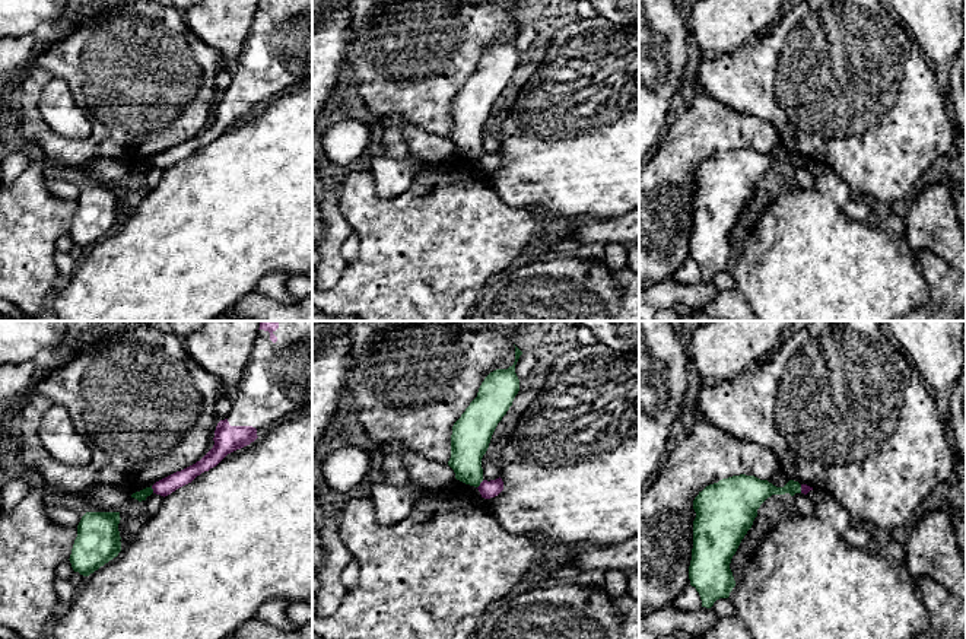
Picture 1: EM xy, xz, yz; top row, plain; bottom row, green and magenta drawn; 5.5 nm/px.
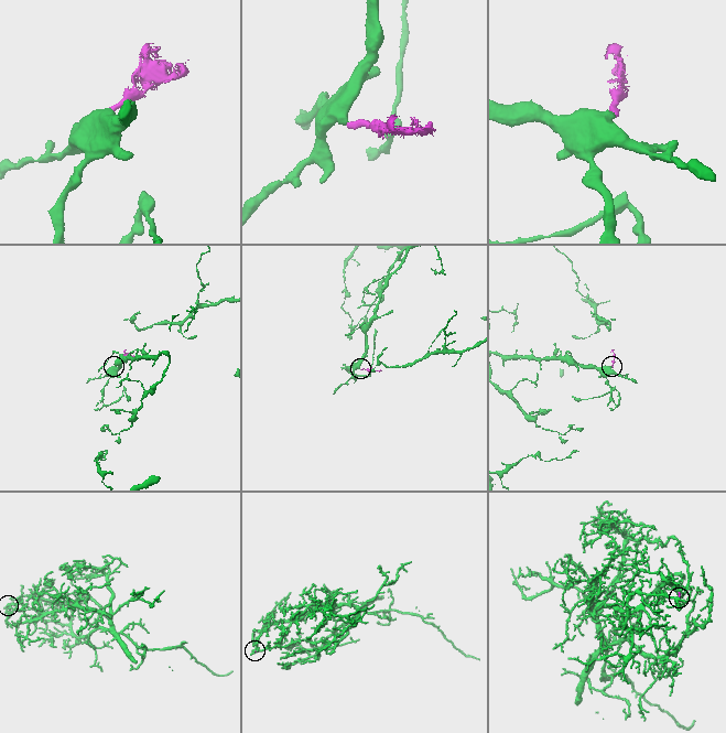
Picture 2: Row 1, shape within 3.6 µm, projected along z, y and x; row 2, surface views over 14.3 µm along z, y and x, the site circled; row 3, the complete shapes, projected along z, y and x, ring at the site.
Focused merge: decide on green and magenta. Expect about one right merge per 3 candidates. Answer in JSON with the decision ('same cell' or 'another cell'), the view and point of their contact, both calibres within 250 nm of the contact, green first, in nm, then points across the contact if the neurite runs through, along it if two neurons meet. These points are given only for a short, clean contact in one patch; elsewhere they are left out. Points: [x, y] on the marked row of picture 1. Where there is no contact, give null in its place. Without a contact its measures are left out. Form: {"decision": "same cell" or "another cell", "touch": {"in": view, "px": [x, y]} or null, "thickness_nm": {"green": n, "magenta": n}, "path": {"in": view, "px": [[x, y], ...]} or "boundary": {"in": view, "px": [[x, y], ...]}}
{"decision": "another cell", "touch": {"in": "xz", "px": [479, 485]}, "thickness_nm": {"green": 200, "magenta": 100}, "boundary": {"in": "xz", "px": [[483, 480], [477, 488]]}}

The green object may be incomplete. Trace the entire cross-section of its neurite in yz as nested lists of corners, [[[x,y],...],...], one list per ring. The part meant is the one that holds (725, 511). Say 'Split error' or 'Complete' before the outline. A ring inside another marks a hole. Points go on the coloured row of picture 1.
Complete. [[[733,476],[706,486],[693,500],[696,518],[693,521],[693,549],[689,566],[690,585],[700,595],[702,607],[711,608],[719,598],[728,598],[735,586],[730,563],[741,540],[751,528],[757,509],[772,495],[801,493],[801,484],[789,480],[784,487],[776,487],[768,480],[754,476]]]

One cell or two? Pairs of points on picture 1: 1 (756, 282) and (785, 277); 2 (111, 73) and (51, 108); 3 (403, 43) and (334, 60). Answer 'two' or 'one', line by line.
1: one
2: two
3: two

